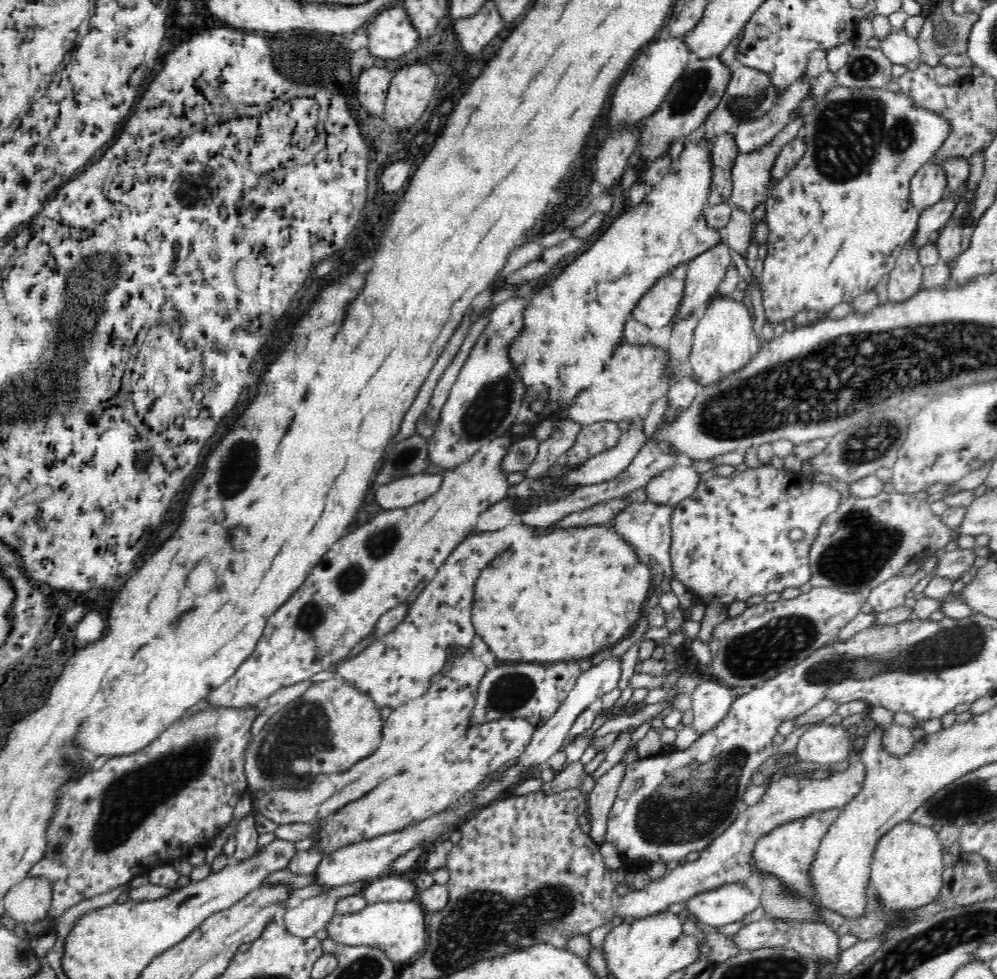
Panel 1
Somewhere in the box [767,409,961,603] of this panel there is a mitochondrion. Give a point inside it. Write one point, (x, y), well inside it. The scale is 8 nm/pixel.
(856, 558)

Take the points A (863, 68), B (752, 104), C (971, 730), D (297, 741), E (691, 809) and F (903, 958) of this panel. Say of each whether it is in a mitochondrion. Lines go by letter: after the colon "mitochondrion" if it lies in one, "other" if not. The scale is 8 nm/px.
A: mitochondrion
B: mitochondrion
C: other
D: mitochondrion
E: mitochondrion
F: mitochondrion

